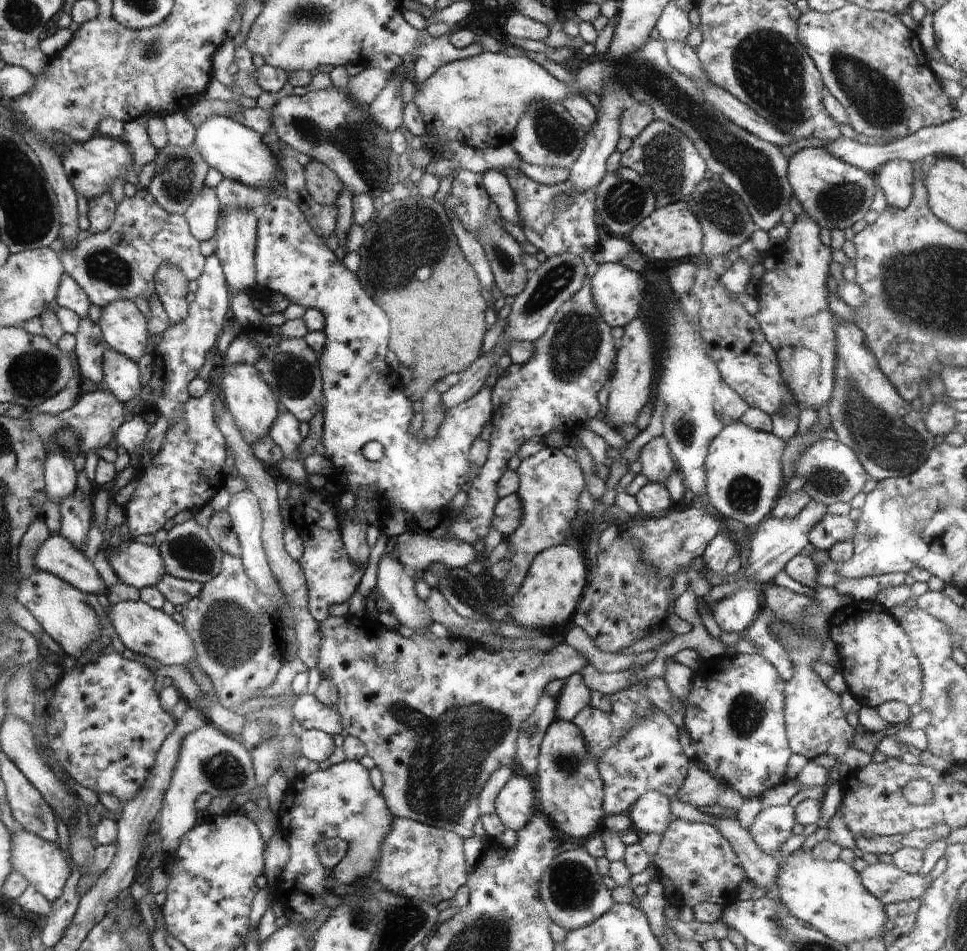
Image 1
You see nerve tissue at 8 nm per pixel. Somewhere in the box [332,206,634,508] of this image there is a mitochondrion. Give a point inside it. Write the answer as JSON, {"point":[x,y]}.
{"point":[576,341]}

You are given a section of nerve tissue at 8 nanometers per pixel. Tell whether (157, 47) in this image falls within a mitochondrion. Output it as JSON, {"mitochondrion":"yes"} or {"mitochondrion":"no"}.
{"mitochondrion":"yes"}

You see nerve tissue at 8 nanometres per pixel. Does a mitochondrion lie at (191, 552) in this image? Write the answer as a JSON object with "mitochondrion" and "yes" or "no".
{"mitochondrion":"yes"}

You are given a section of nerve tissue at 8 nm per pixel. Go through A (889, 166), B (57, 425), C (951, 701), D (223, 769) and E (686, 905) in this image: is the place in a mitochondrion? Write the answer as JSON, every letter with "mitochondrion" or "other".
{"A":"other","B":"mitochondrion","C":"mitochondrion","D":"mitochondrion","E":"other"}

